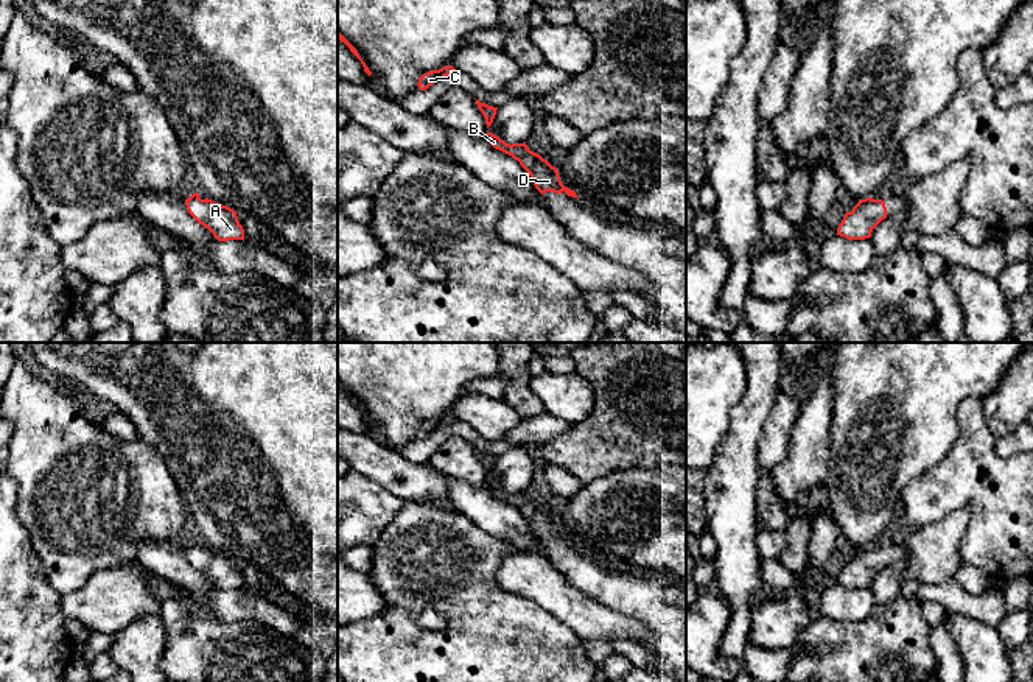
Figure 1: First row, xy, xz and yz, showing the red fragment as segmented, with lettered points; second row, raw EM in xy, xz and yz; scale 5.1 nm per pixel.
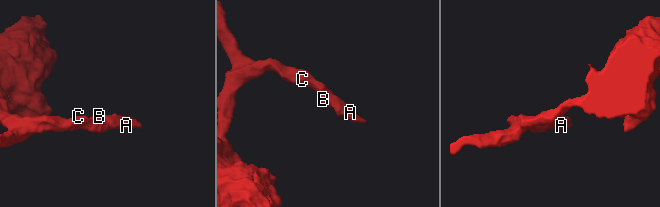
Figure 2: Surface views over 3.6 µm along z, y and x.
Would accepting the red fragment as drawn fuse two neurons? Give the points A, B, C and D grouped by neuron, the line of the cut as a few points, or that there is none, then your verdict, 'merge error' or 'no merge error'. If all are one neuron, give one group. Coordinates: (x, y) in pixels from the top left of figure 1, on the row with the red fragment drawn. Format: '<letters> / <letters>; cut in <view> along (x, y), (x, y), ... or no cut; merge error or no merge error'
A B C D; no cut; no merge error

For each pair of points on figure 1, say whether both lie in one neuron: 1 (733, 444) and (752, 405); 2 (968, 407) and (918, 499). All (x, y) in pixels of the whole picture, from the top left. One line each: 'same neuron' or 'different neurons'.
1: same neuron
2: same neuron

